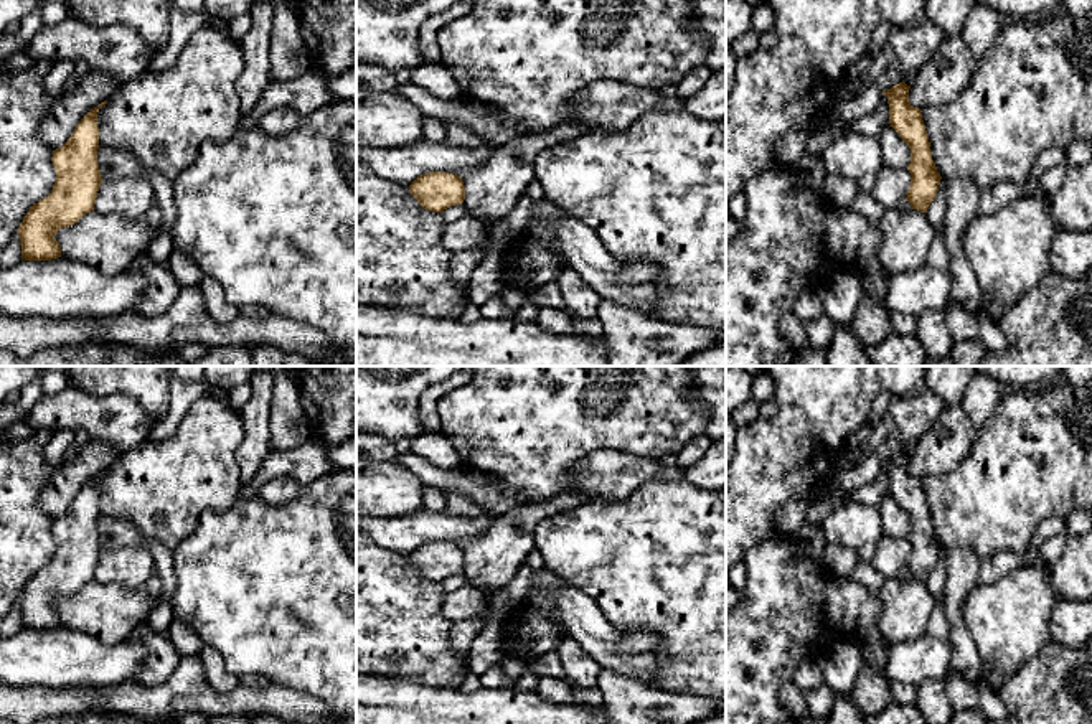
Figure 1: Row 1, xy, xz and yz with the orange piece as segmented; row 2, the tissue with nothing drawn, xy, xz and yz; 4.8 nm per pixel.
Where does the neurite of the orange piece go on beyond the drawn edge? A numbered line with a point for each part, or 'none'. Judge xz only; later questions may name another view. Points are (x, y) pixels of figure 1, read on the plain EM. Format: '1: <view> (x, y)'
none

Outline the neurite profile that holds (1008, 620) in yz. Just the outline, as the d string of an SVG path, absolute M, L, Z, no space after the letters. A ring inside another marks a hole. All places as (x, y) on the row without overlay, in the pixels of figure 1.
M1019 566L963 600L963 620L983 661L983 681L998 691L1051 642L1056 594L1038 566Z

